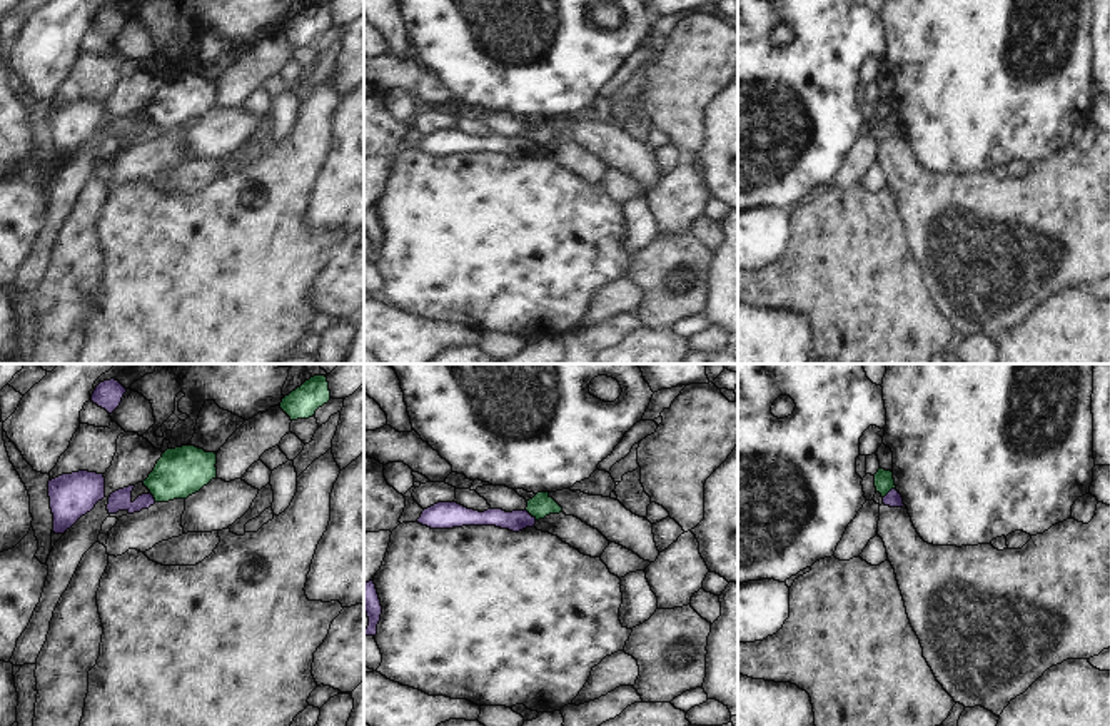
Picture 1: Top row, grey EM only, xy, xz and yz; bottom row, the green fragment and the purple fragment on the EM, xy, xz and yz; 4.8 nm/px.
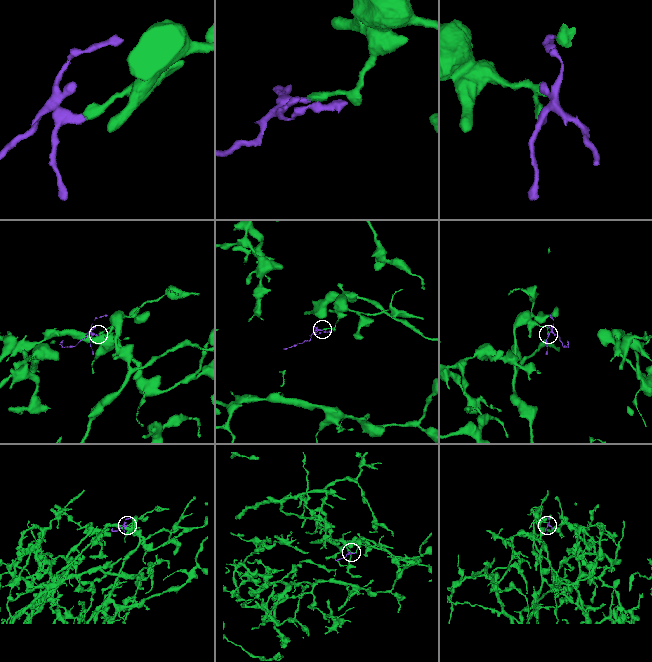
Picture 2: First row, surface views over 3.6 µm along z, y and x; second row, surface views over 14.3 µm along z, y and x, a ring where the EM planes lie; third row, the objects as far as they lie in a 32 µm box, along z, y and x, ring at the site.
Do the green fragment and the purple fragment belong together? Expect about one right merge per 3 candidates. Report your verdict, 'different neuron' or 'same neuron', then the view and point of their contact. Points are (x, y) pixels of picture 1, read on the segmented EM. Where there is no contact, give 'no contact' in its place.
different neuron; meets green in xz at (531, 514)

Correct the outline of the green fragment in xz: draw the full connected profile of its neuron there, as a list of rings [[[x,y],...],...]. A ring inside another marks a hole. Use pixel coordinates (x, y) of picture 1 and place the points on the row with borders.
[[[537,492],[527,501],[526,511],[536,519],[544,519],[549,514],[563,512],[563,507],[549,496],[549,492]]]

